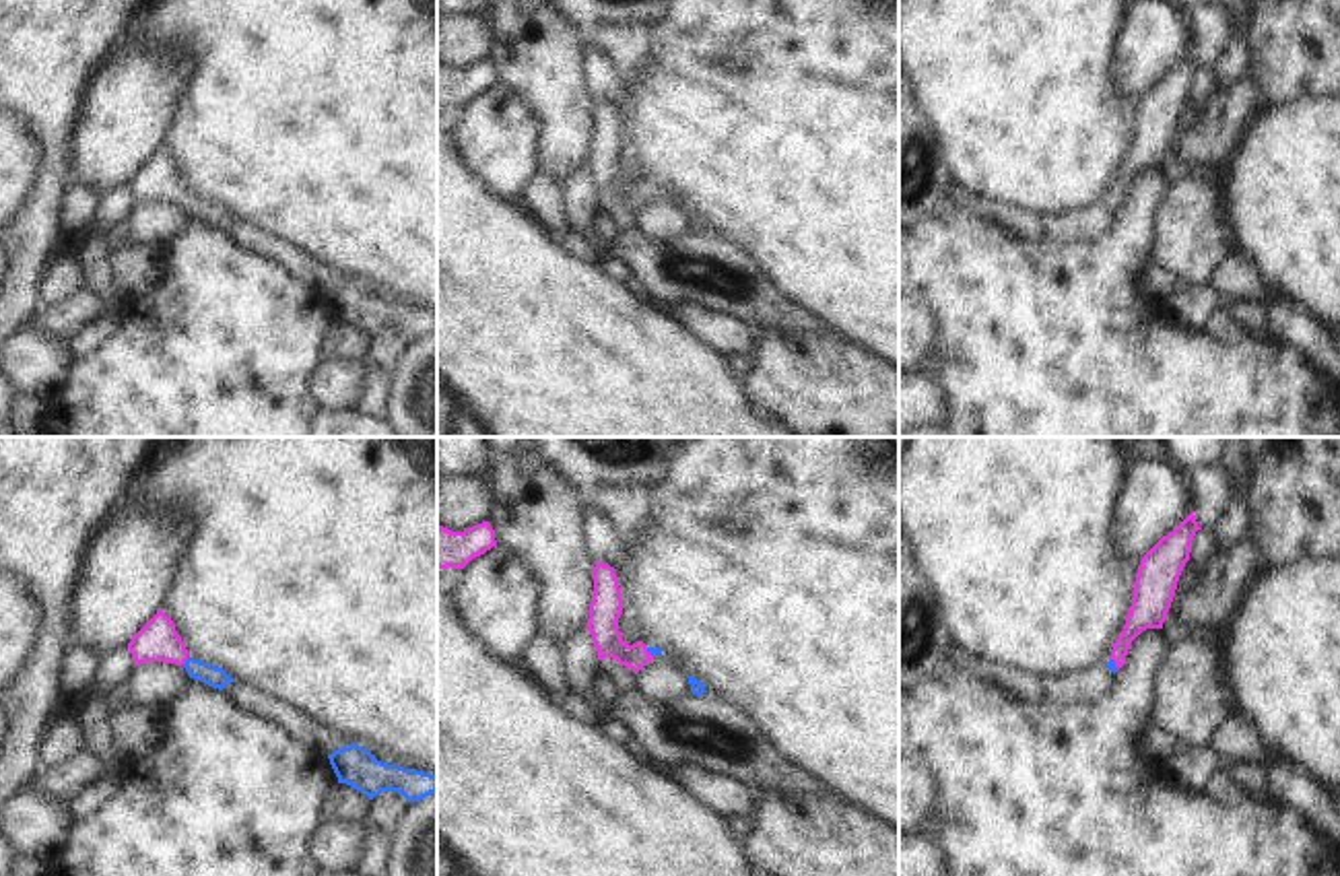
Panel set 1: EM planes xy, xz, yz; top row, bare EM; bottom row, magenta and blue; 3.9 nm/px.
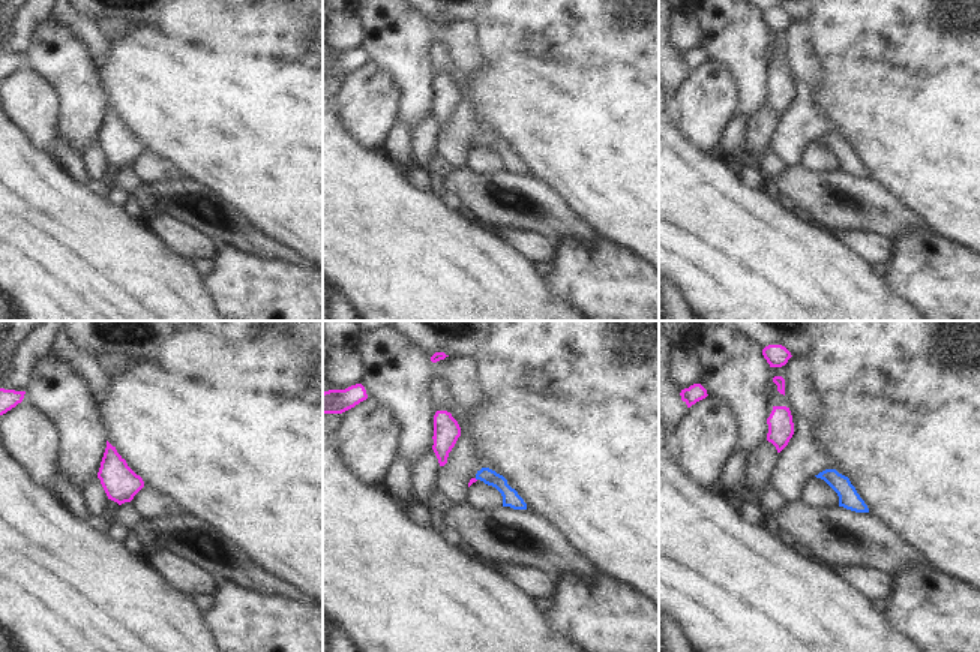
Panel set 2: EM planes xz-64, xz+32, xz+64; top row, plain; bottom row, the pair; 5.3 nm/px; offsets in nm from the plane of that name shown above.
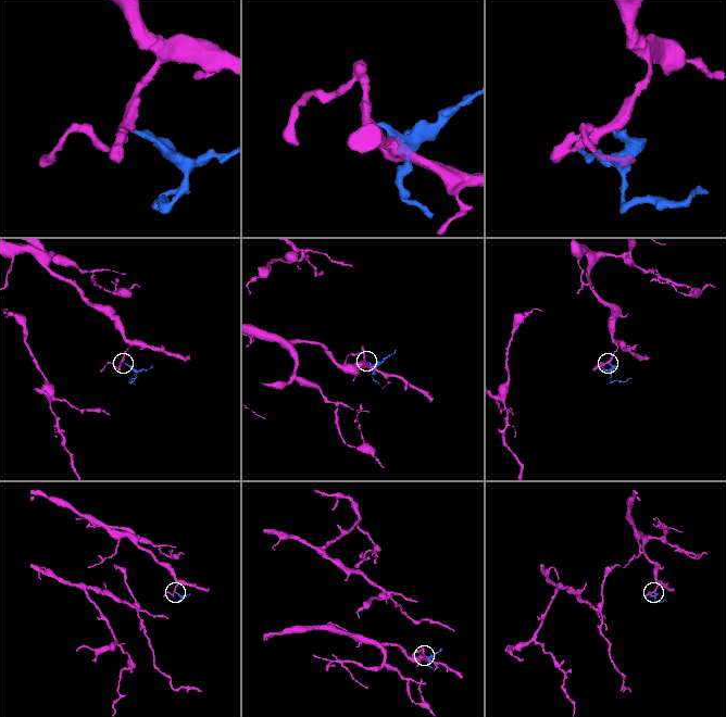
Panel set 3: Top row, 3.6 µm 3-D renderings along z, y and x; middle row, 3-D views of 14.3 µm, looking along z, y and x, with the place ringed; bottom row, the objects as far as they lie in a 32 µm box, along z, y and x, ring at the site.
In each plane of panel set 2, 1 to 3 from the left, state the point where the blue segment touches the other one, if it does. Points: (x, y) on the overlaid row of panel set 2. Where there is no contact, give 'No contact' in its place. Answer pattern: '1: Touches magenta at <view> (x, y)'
1: No contact
2: No contact
3: No contact

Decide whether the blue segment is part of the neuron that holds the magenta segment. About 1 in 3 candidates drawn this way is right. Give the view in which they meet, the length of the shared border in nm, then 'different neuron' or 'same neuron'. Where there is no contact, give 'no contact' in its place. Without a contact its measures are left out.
meets magenta in xy; contact 40 nm long; same neuron

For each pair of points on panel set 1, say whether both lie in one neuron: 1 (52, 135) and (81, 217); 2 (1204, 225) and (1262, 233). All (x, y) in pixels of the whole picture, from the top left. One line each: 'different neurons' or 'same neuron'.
1: different neurons
2: different neurons

